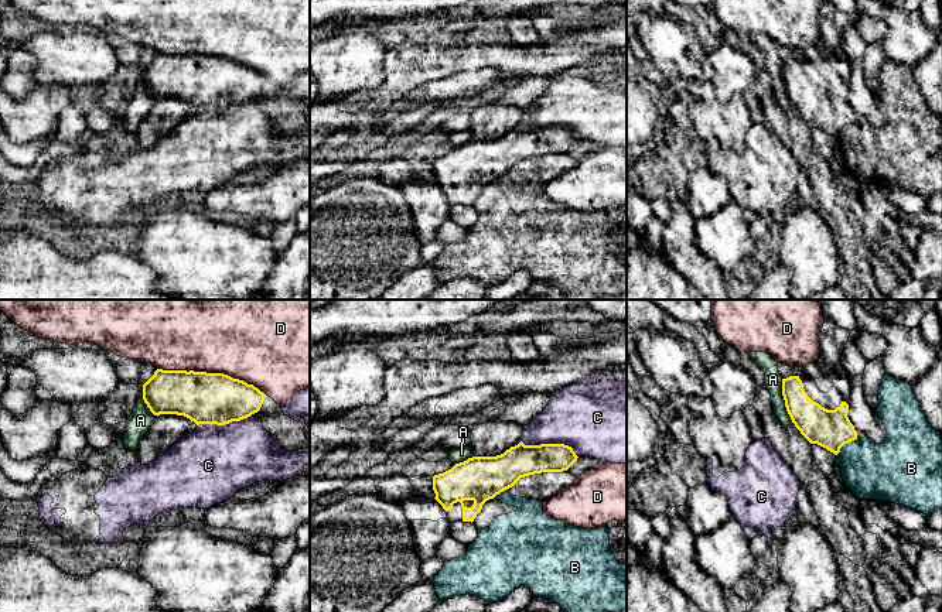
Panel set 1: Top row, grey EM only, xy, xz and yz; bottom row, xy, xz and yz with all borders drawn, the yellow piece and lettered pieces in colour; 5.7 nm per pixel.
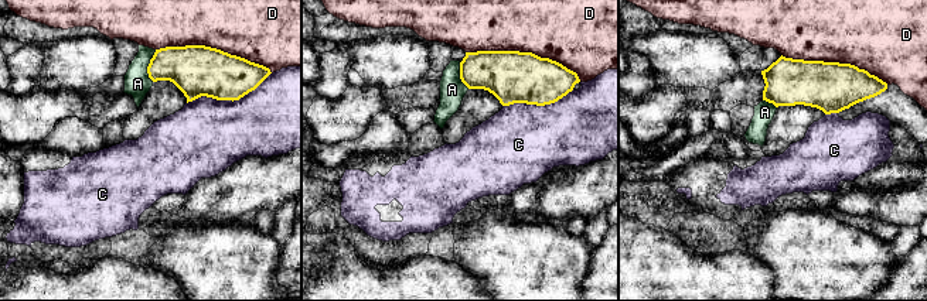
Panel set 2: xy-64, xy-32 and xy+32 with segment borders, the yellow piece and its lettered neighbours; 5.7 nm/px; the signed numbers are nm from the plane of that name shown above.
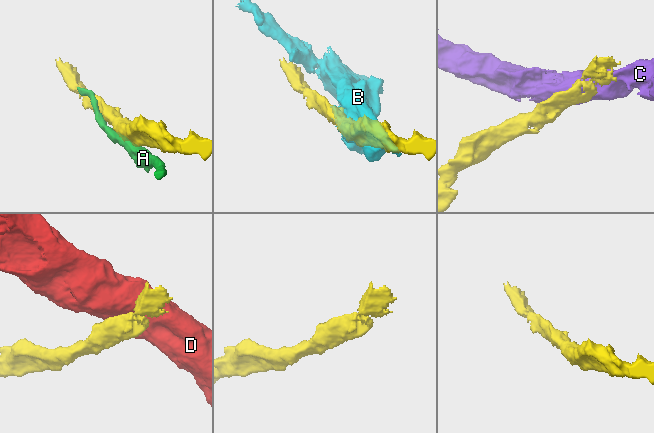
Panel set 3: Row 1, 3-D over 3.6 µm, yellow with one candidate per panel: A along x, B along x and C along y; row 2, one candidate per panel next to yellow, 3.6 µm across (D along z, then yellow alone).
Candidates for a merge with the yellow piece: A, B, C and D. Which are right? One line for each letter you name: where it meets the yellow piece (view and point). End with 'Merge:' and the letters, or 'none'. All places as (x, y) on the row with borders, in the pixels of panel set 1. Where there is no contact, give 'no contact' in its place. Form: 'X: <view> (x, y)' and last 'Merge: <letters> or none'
Merge: none

